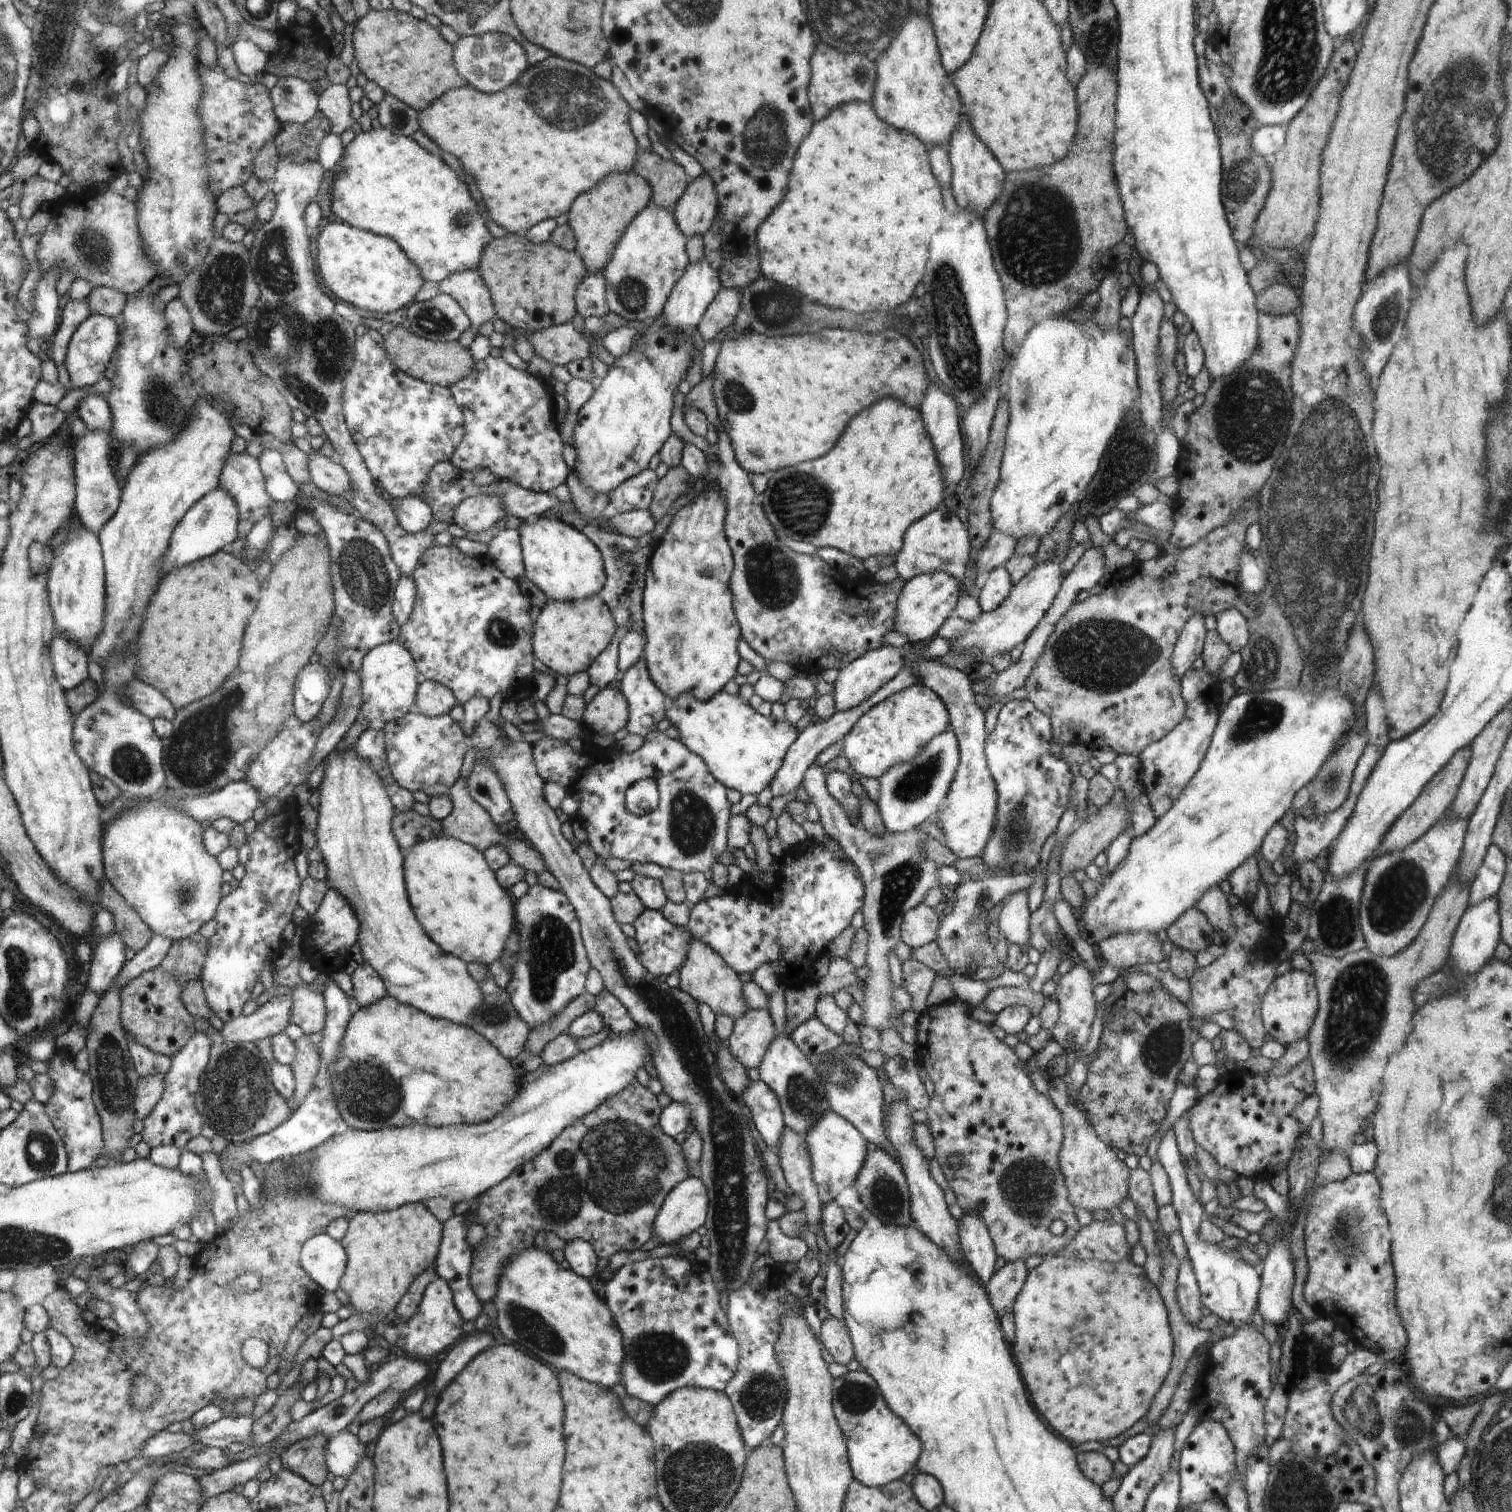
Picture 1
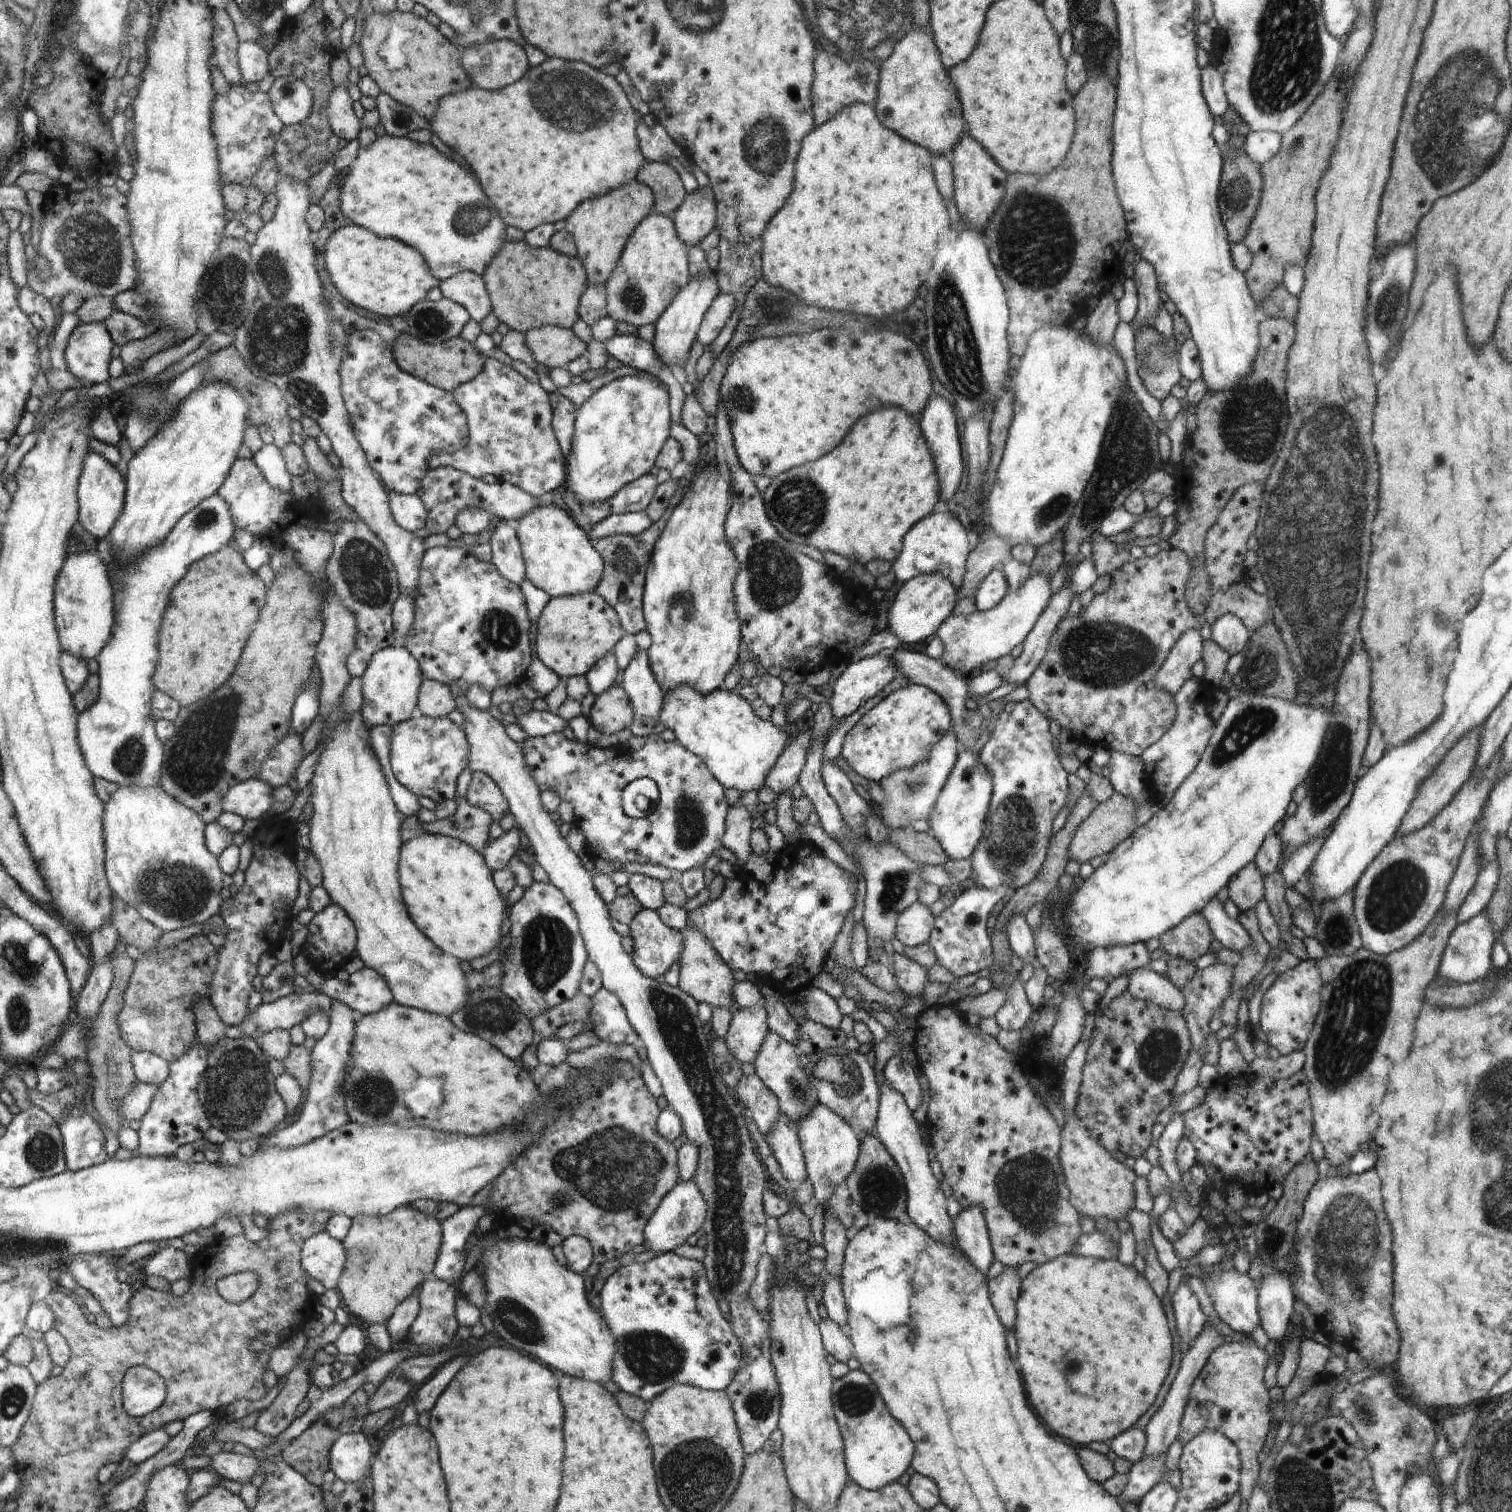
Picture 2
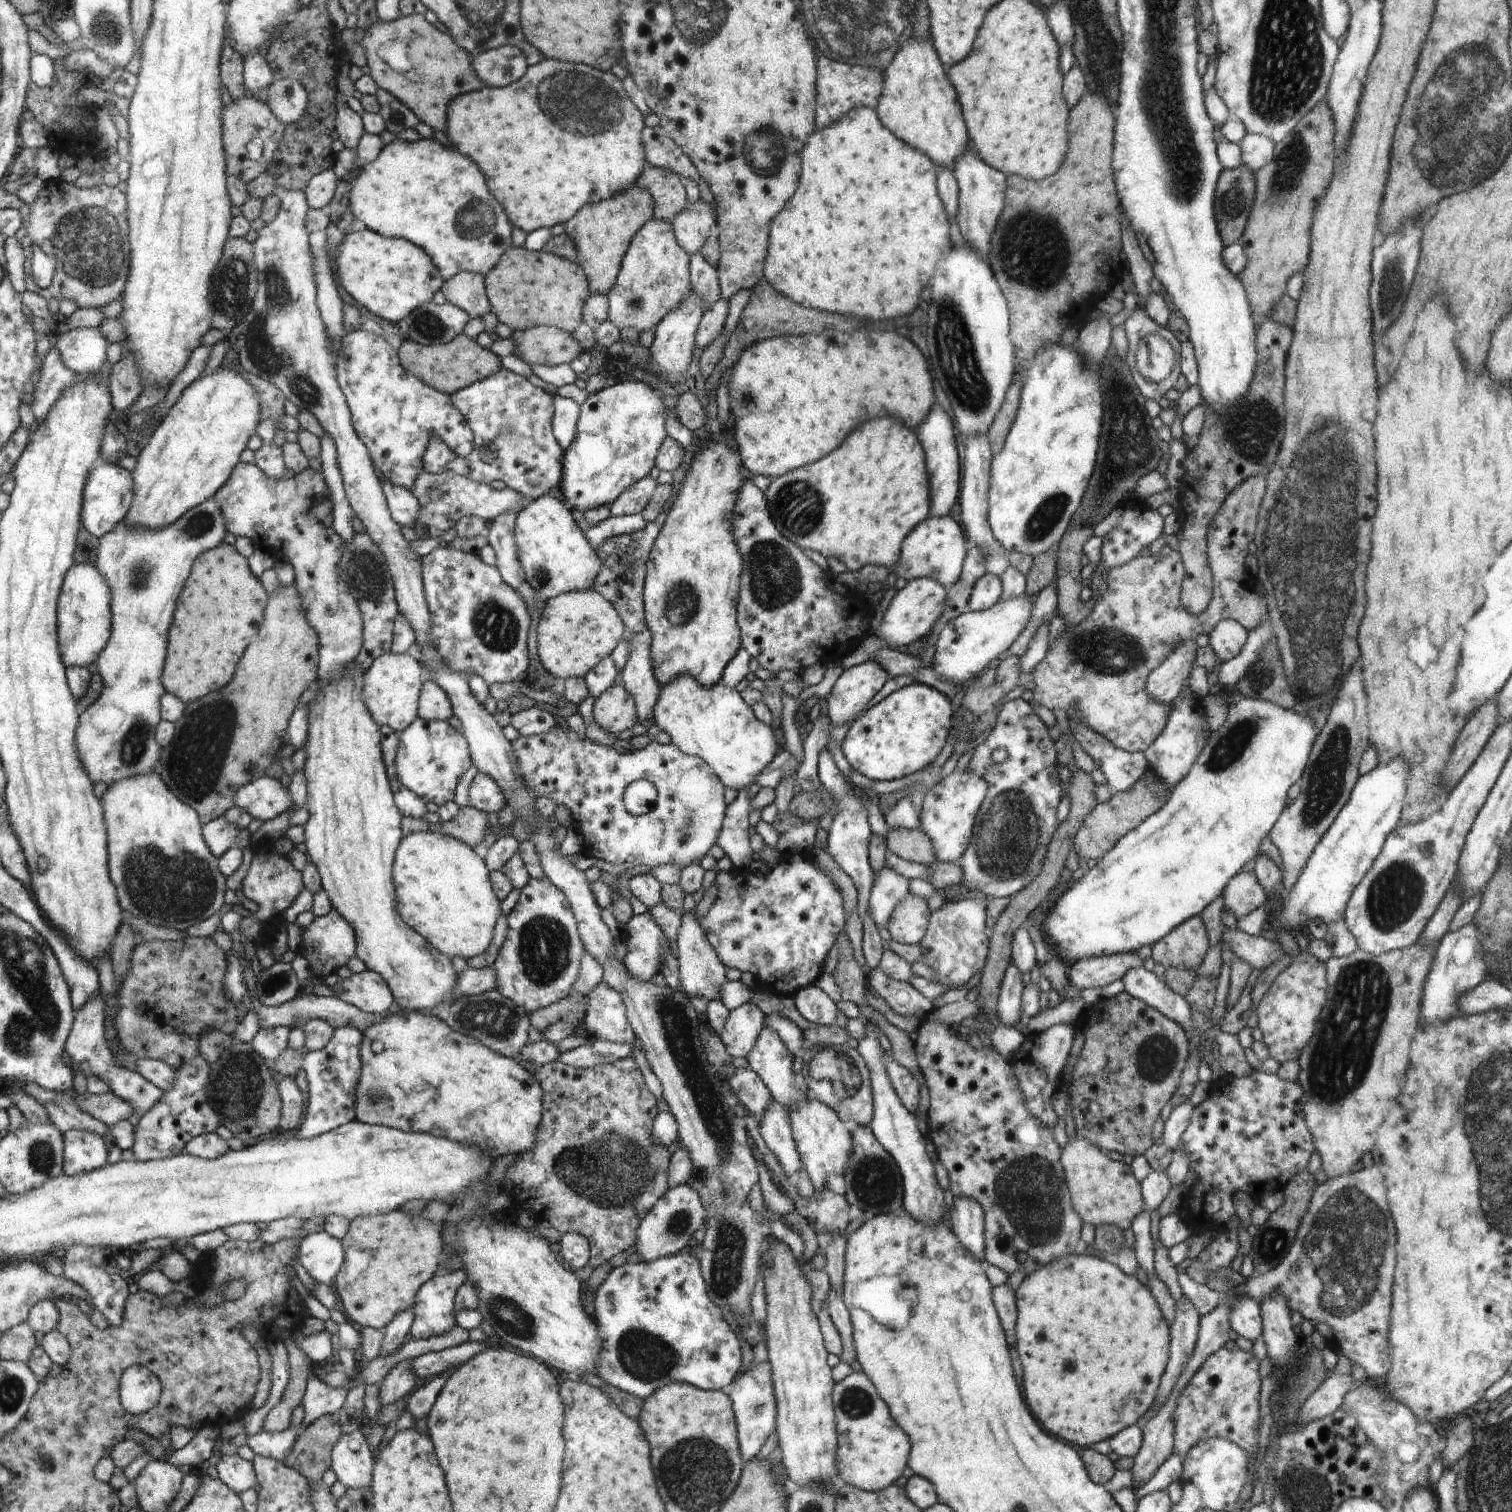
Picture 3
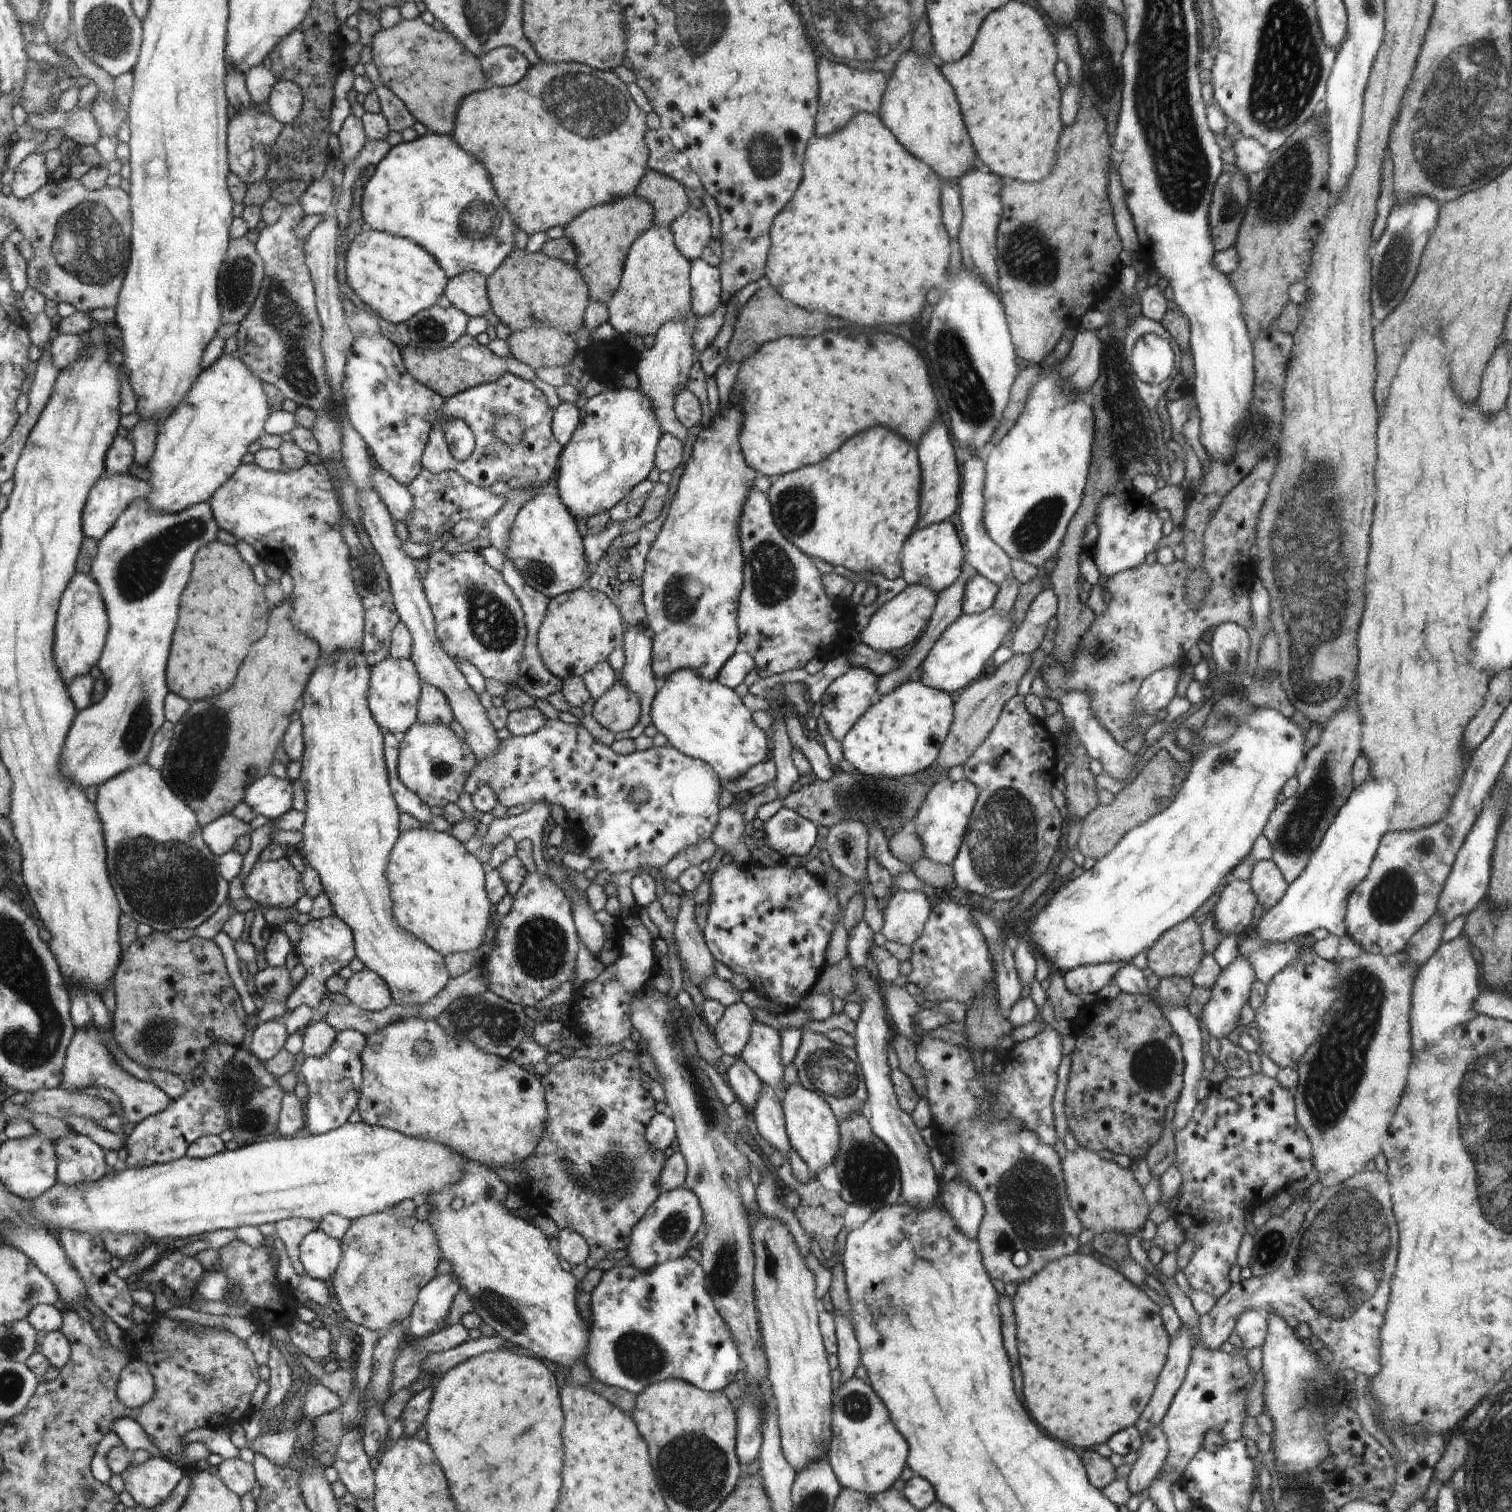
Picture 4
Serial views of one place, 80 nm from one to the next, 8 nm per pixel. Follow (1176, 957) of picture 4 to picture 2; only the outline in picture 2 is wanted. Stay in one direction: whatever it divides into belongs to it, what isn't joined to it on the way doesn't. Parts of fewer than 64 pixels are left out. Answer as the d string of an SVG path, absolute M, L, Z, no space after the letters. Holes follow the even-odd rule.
M1201 912L1189 914L1159 938L1167 958L1182 957L1193 964L1211 950L1213 939L1208 921Z

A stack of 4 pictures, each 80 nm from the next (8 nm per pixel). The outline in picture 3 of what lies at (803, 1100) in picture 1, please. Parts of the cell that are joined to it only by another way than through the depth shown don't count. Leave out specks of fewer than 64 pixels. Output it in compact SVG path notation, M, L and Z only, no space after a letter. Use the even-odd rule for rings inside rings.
M764 1026L759 1034L754 1048L746 1056L749 1067L766 1083L772 1098L790 1109L807 1096L794 1085L793 1056L778 1033L770 1027Z

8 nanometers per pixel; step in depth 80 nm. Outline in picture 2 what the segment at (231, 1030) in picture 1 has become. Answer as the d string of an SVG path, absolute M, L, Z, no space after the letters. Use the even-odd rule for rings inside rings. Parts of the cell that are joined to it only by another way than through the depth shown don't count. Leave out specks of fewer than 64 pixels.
M292 992L288 996L279 998L273 1003L261 1003L254 1010L252 1010L250 1016L244 1018L244 1022L241 1023L246 1037L259 1041L259 1038L267 1032L274 1029L286 1029L290 1030L294 1025L300 1025L303 1020L306 1020L310 1015L321 1012L325 1015L331 1013L332 999L325 993L311 992L298 994Z

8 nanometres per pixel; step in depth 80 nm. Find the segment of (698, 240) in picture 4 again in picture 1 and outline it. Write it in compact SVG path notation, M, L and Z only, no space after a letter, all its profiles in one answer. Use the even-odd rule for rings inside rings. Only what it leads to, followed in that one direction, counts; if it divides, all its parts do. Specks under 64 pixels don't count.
M706 173L689 183L682 198L672 210L679 229L687 239L696 235L702 237L704 232L708 232L716 218L718 203L712 179Z

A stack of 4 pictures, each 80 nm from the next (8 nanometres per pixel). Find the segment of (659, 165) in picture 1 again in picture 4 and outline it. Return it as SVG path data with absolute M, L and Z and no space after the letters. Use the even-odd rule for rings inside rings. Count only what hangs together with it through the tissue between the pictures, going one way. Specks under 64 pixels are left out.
M650 168L639 182L635 194L652 203L656 227L670 228L690 208L684 186L676 179Z

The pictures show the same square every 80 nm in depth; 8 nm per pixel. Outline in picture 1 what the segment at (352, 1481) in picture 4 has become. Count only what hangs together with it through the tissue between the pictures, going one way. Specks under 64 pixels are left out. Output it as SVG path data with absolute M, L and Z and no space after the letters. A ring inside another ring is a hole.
M344 1430L329 1438L325 1450L326 1466L334 1476L347 1480L365 1456L365 1450L366 1446L357 1435Z

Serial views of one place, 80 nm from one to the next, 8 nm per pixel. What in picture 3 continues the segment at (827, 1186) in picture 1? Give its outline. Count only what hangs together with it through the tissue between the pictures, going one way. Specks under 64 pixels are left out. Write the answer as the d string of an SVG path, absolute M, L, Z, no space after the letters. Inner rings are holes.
M810 1094L791 1106L789 1117L792 1136L800 1160L808 1172L815 1192L819 1193L822 1189L826 1189L826 1178L828 1176L833 1174L843 1176L844 1169L847 1169L847 1164L851 1160L852 1149L854 1149L851 1131L836 1114L836 1111L832 1110L832 1107Z

